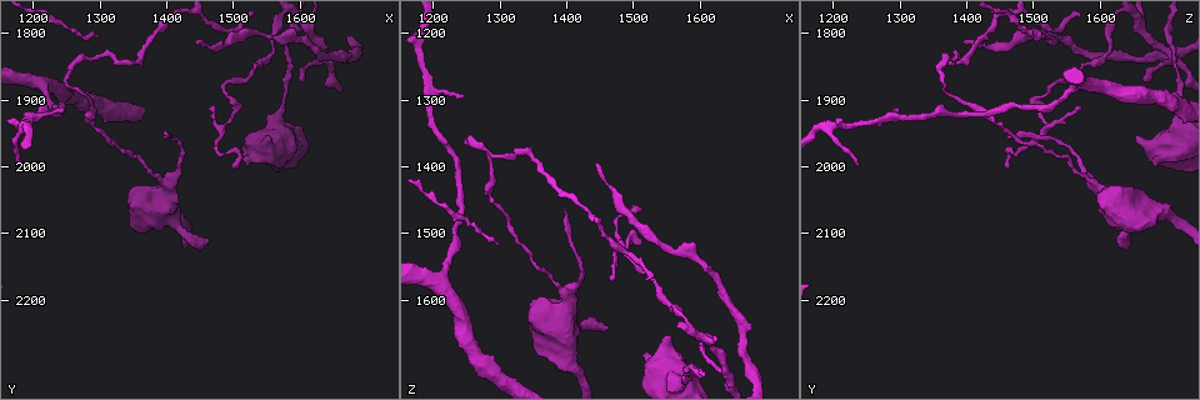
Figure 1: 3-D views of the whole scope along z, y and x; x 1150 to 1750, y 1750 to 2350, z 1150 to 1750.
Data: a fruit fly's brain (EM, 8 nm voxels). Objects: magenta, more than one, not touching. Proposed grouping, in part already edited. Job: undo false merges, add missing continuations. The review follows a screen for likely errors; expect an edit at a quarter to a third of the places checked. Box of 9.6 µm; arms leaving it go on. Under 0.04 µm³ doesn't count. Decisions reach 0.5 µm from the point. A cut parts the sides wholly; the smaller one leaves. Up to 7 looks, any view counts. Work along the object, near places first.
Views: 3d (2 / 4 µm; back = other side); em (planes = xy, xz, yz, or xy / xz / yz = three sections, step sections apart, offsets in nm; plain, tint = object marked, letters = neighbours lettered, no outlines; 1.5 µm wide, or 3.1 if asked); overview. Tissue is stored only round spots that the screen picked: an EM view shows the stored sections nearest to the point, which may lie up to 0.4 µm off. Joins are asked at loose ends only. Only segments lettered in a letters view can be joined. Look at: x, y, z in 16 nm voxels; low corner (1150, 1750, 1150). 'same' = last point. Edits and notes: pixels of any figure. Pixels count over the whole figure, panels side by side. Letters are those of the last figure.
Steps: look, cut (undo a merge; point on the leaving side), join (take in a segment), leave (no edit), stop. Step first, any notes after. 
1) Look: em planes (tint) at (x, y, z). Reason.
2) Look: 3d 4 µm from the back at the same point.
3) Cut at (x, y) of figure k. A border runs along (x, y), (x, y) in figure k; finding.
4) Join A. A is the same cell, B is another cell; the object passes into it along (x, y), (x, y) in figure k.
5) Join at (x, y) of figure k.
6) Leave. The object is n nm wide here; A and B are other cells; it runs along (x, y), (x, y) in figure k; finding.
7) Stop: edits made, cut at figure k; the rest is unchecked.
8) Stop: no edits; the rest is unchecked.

Look: em planes (letters) at (1460, 2110, 1645). Free end.

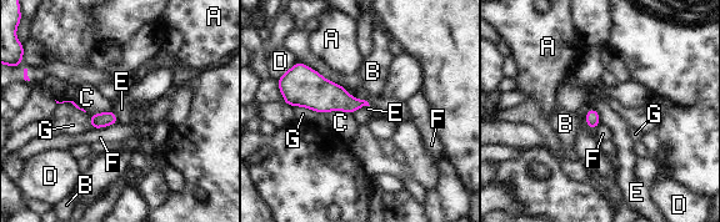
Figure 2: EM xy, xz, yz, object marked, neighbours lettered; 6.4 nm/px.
Leave. A, B, C, D, E, F and G are other cells; a border runs along (369, 105), (360, 106), (351, 112) in figure 2; none of them fits.

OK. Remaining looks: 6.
Look: 3d 4 µm at (1520, 1990, 1680). Thick end.

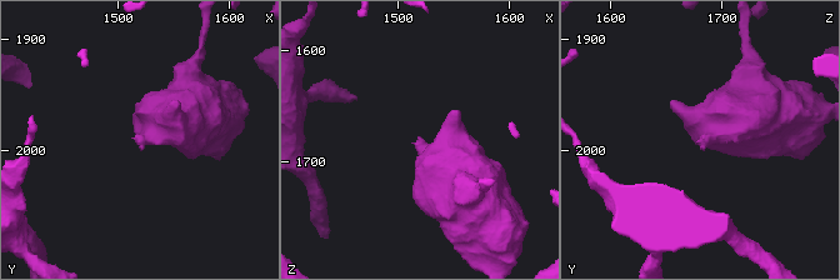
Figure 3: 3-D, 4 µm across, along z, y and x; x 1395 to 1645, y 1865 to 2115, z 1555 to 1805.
Look: em planes (plain) at (1518, 1986, 1680). Shape alone is not enough.

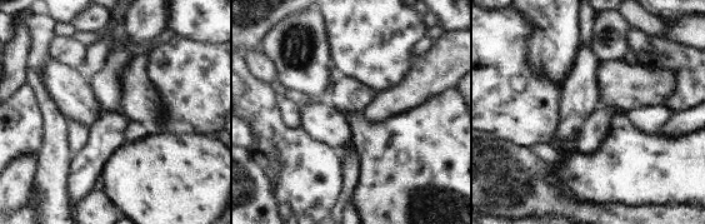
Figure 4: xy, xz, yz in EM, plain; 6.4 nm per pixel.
Look: em planes (letters) at the same point. See the neighbours.

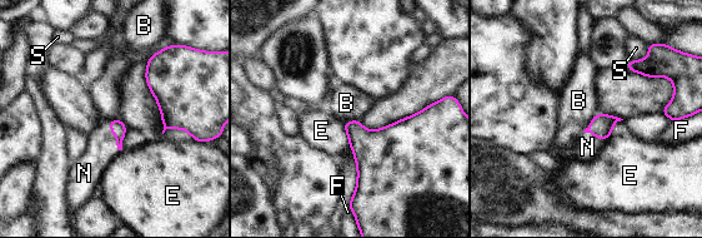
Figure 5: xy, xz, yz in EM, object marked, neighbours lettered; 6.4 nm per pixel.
Join N. N is the same cell, B, E, F and S are other cells; the object passes into it along (116, 127), (115, 135), (101, 147) in figure 5; it goes on there.

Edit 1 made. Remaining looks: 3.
Look: overview.

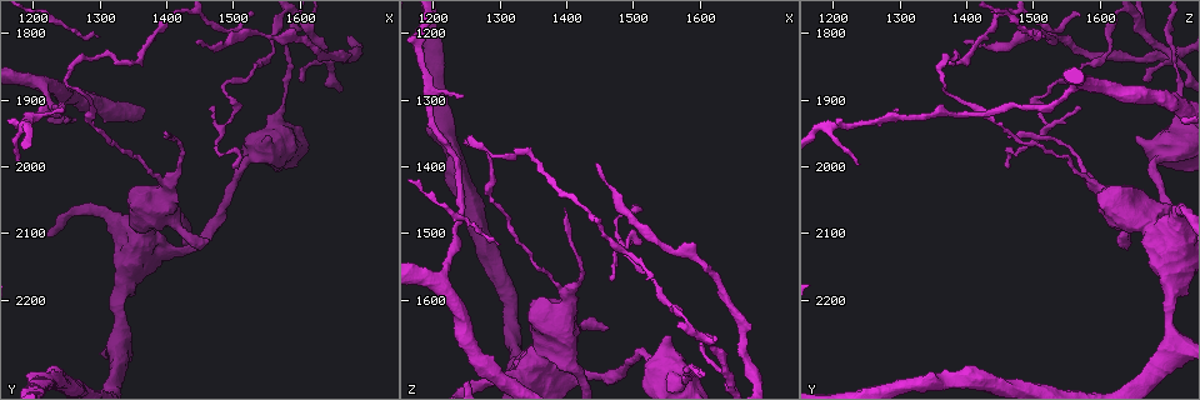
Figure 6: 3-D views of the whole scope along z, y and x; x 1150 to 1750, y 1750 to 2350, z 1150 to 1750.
Look: em planes (plain) at (1580, 1895, 1720). Thick turns thin.

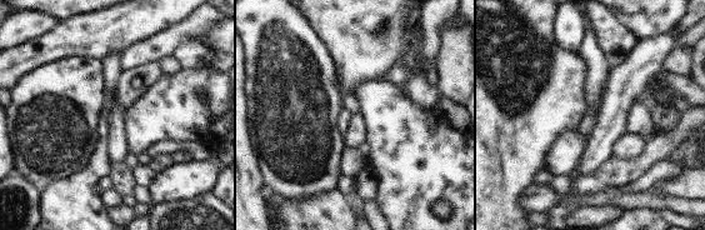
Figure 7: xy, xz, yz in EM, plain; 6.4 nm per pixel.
Look: em planes (letters) at the same point. What lies round it.

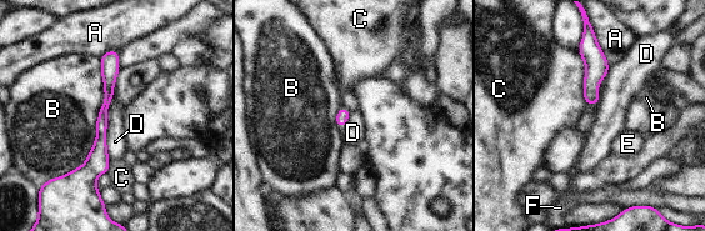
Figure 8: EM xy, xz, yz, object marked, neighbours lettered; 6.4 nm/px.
Leave. The longest contact is with B, 850 nm; A, B, C, D, E and F are other cells; it runs along (115, 54), (93, 185) in figure 8; all the same neuron.

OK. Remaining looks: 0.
Stop: edits made, join at figure 5; the rest is unchecked.

